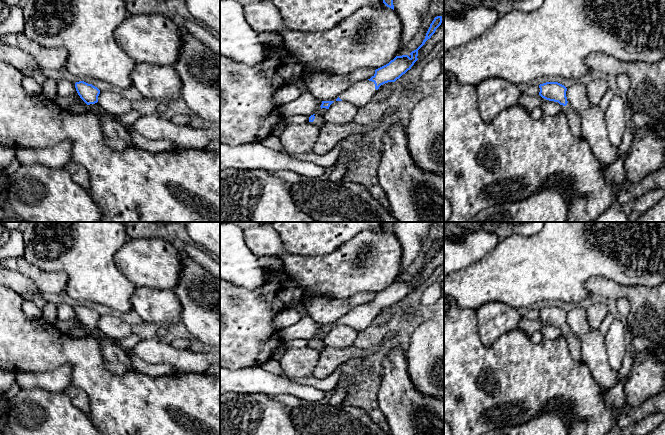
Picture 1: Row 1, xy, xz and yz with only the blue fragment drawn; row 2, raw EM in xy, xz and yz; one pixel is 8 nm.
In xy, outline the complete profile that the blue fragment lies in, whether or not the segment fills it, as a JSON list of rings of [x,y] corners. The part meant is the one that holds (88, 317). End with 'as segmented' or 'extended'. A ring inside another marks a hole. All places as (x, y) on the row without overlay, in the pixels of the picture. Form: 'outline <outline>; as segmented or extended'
outline [[[84,305],[75,307],[75,312],[80,322],[89,330],[101,349],[105,368],[116,374],[123,375],[130,370],[134,370],[129,356],[111,342],[111,338],[106,336],[98,327],[100,314]]]; extended

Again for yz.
outline [[[546,306],[539,309],[539,319],[549,325],[558,326],[561,329],[562,337],[568,344],[570,356],[575,361],[581,361],[581,344],[579,339],[567,325],[567,312],[558,306]]]; extended

